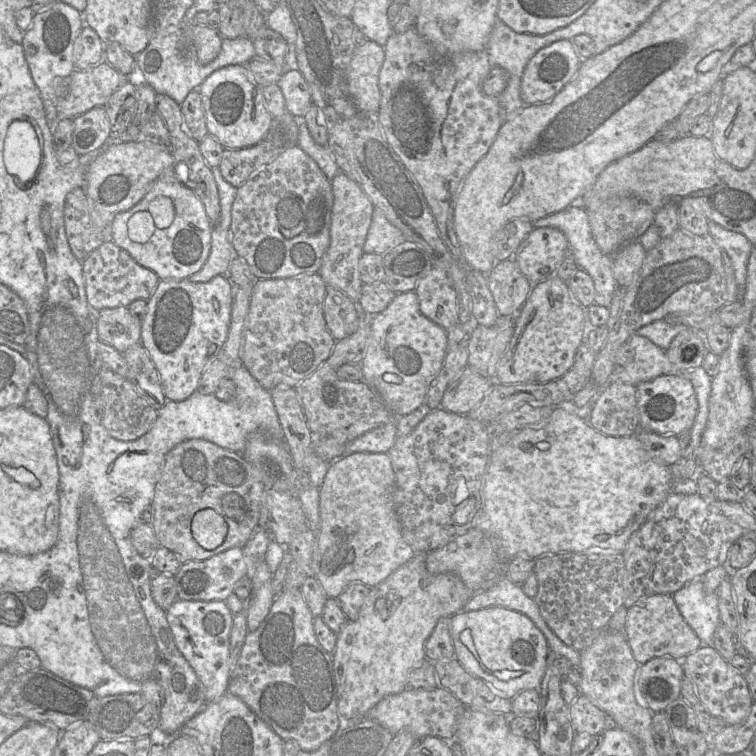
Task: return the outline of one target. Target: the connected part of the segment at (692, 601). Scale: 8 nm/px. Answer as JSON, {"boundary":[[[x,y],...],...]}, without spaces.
{"boundary":[[[695,577],[672,596],[681,615],[702,641],[702,645],[713,647],[714,631],[721,623],[718,597],[715,592],[705,592],[702,577]]]}

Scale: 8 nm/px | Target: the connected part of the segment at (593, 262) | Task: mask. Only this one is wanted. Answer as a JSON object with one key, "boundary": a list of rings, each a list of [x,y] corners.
{"boundary":[[[575,203],[566,209],[538,219],[533,224],[535,227],[557,228],[566,236],[576,264],[593,279],[595,287],[594,303],[608,308],[611,304],[613,294],[619,286],[613,273],[613,256],[604,254],[596,244],[585,208],[580,203]]]}

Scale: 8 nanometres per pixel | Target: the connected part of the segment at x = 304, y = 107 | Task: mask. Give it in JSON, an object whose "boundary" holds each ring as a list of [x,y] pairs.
{"boundary":[[[298,69],[285,71],[277,82],[284,99],[286,111],[294,117],[303,117],[312,106],[309,86]]]}

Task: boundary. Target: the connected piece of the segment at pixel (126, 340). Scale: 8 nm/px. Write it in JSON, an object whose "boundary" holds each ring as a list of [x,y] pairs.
{"boundary":[[[128,307],[103,309],[97,313],[96,323],[99,340],[120,353],[140,343],[141,319],[132,315]]]}

